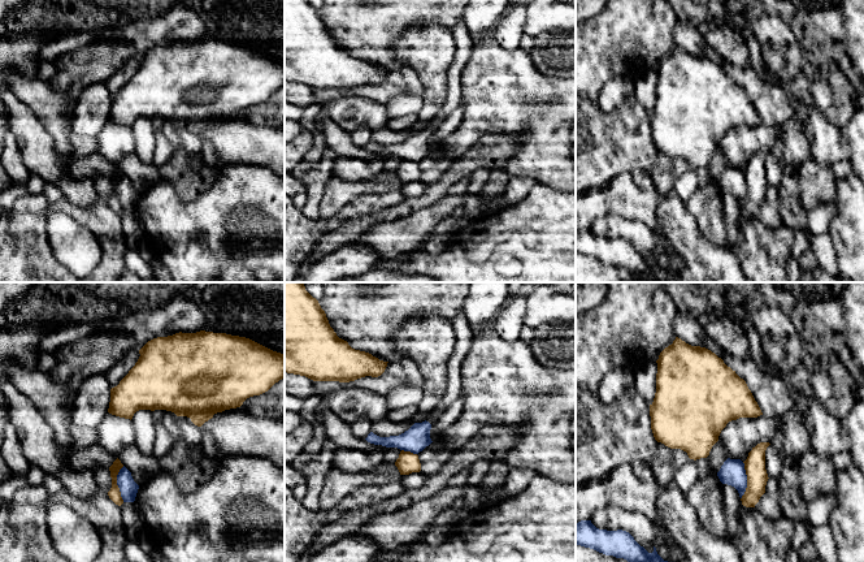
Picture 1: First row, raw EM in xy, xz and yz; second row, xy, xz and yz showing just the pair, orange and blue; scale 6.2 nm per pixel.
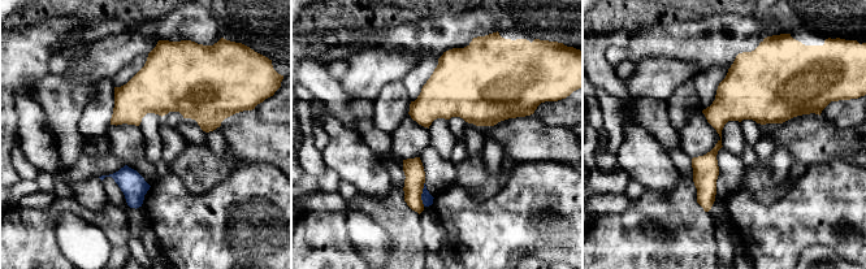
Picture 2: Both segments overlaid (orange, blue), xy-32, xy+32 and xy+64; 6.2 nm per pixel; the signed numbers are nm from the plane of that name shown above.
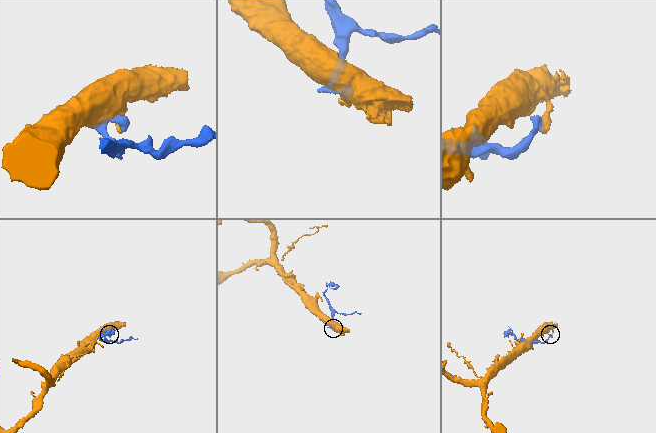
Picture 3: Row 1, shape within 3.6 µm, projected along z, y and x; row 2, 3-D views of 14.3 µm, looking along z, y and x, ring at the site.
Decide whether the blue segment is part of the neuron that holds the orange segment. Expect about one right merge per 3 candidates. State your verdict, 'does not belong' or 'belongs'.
does not belong

